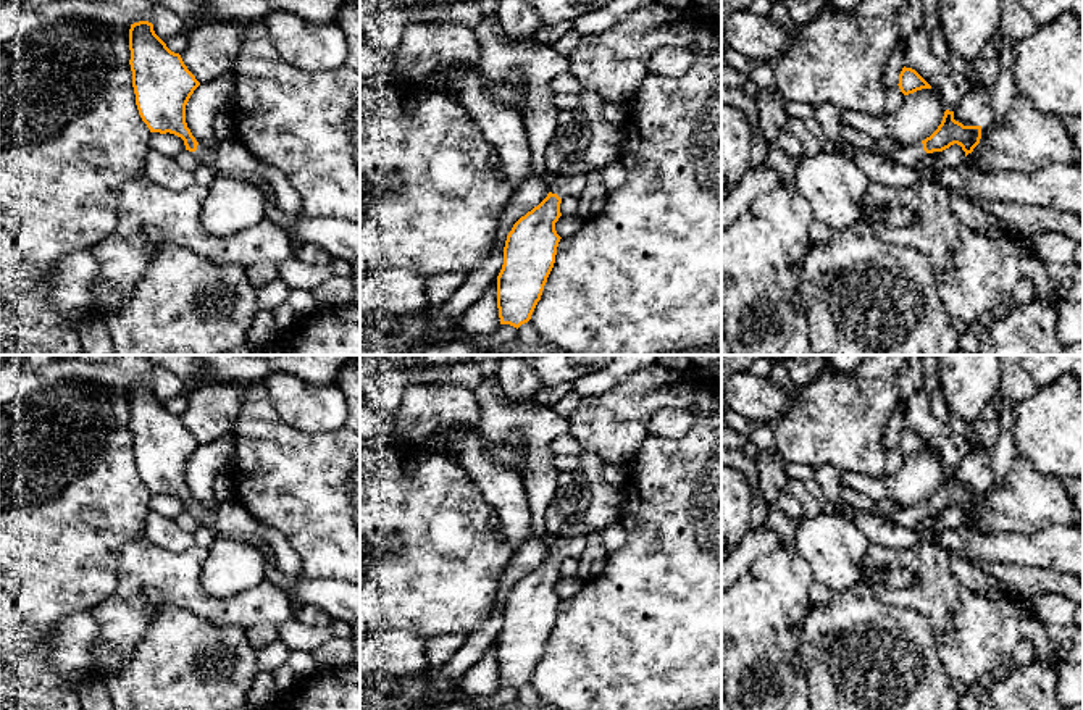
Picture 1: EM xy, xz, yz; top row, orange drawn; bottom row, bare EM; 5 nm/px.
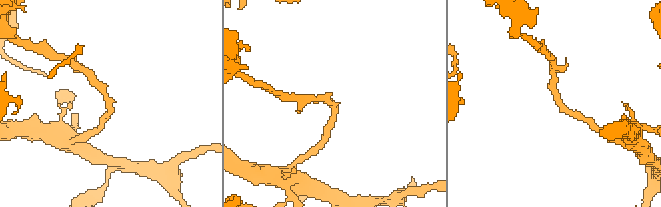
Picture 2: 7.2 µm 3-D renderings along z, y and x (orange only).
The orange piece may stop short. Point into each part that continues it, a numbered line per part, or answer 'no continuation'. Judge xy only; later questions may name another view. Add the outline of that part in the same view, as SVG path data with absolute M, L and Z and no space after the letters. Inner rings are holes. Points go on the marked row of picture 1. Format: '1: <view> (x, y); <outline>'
1: xy (207, 155); M199 144L197 150L192 153L200 161L202 166L210 168L216 176L221 176L221 173L215 166L216 152L218 152L218 144L210 145L210 147Z

